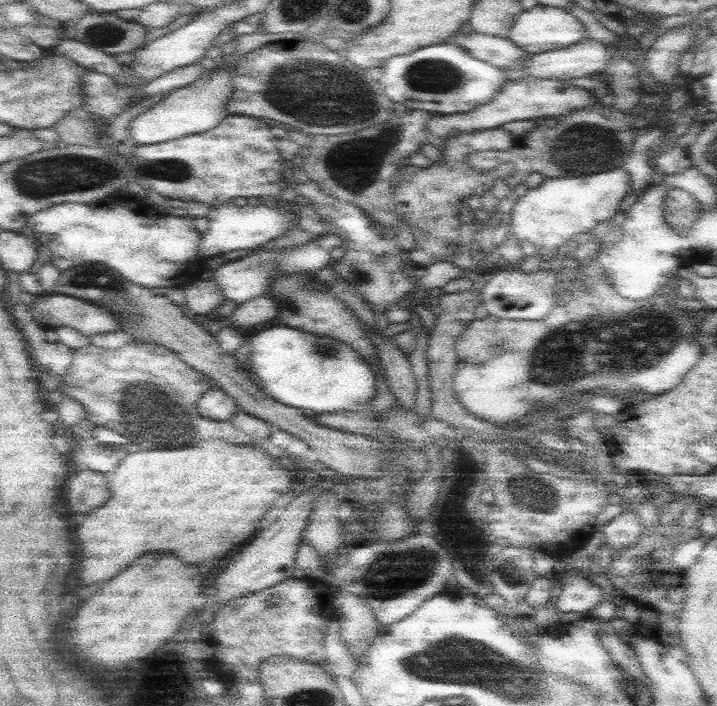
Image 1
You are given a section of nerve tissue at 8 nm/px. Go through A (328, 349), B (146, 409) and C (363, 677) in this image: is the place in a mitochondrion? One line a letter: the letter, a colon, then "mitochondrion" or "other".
A: mitochondrion
B: mitochondrion
C: other

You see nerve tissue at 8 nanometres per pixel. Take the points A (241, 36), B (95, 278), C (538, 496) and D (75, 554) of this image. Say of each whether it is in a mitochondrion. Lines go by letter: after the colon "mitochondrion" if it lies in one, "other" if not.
A: other
B: mitochondrion
C: mitochondrion
D: other

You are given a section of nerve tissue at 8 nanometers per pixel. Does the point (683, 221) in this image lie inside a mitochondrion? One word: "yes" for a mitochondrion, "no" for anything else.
no

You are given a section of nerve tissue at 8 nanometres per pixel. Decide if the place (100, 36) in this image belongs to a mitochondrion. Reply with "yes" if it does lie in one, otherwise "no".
yes

